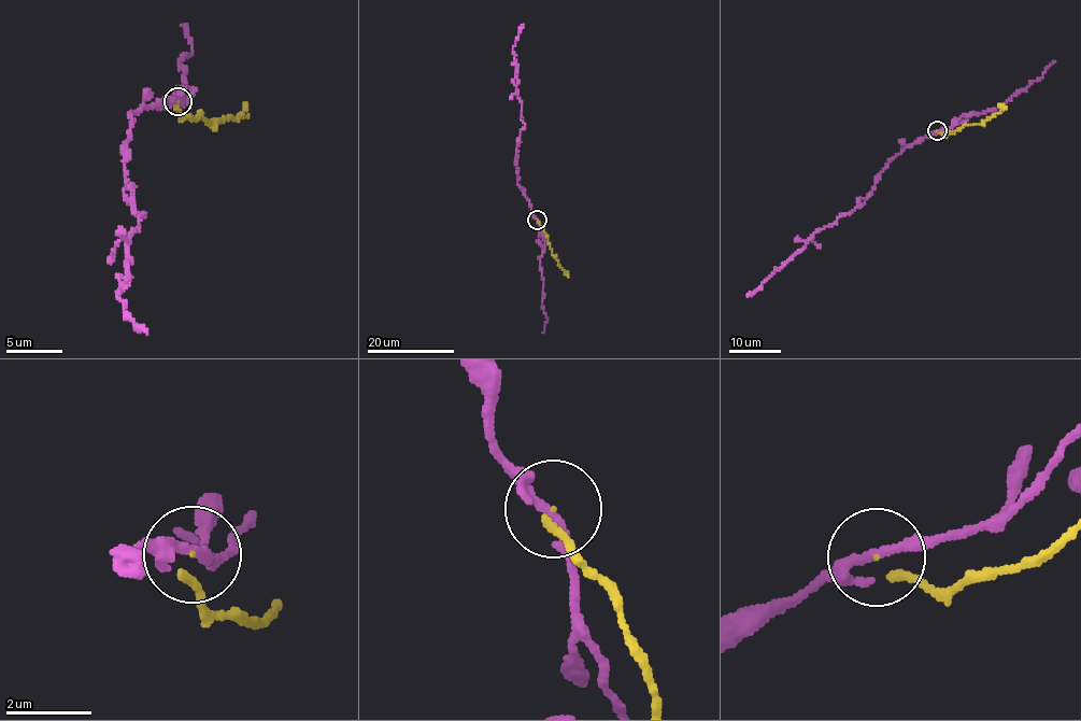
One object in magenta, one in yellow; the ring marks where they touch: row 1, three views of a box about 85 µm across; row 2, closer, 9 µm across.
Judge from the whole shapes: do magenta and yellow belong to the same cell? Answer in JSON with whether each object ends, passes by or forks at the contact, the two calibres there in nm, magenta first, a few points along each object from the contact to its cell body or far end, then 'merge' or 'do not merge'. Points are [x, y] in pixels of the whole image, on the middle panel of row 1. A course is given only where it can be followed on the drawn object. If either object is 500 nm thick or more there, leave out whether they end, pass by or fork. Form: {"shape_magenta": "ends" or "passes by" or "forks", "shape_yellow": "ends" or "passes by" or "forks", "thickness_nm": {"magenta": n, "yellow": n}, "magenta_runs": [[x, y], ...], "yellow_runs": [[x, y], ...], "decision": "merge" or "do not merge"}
{"shape_magenta": "forks", "shape_yellow": "ends", "thickness_nm": {"magenta": 170, "yellow": 130}, "magenta_runs": [[538, 220], [517, 183], [516, 145], [524, 122], [512, 47], [524, 24]], "yellow_runs": [[538, 218], [552, 253], [569, 278]], "decision": "merge"}

